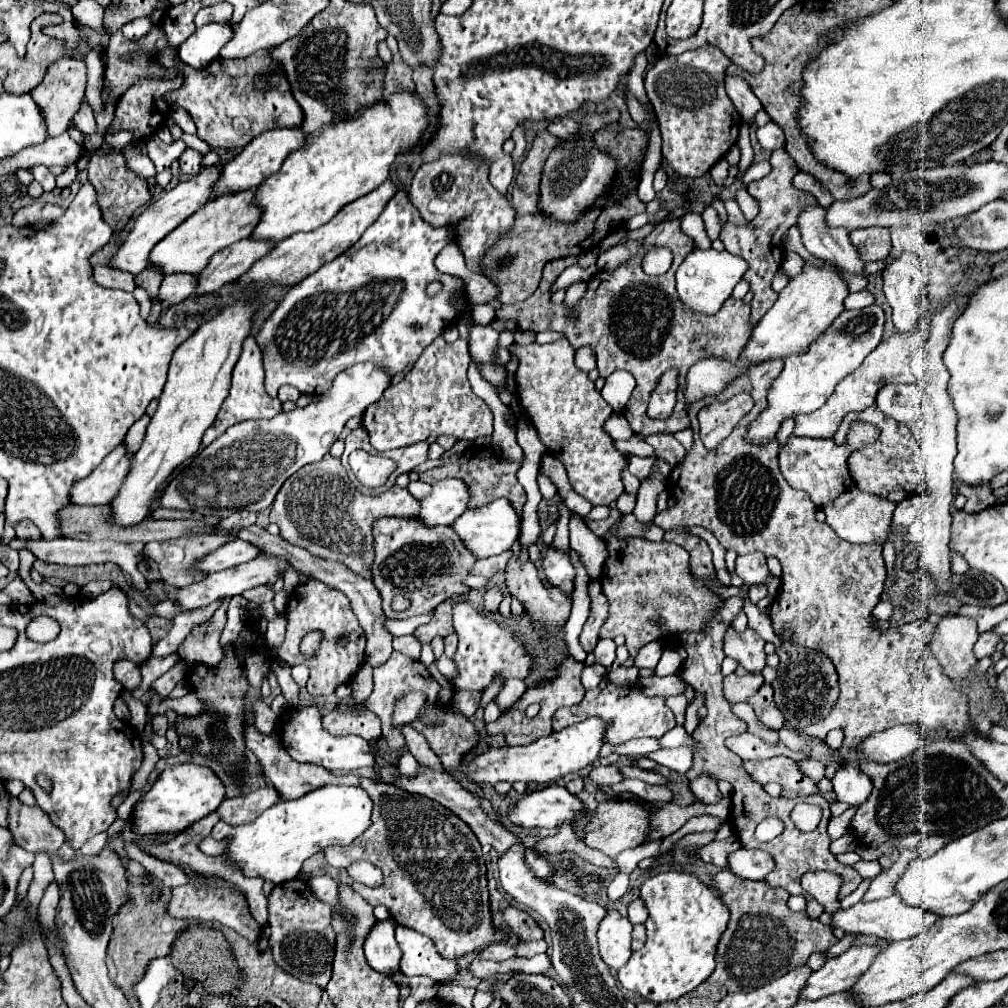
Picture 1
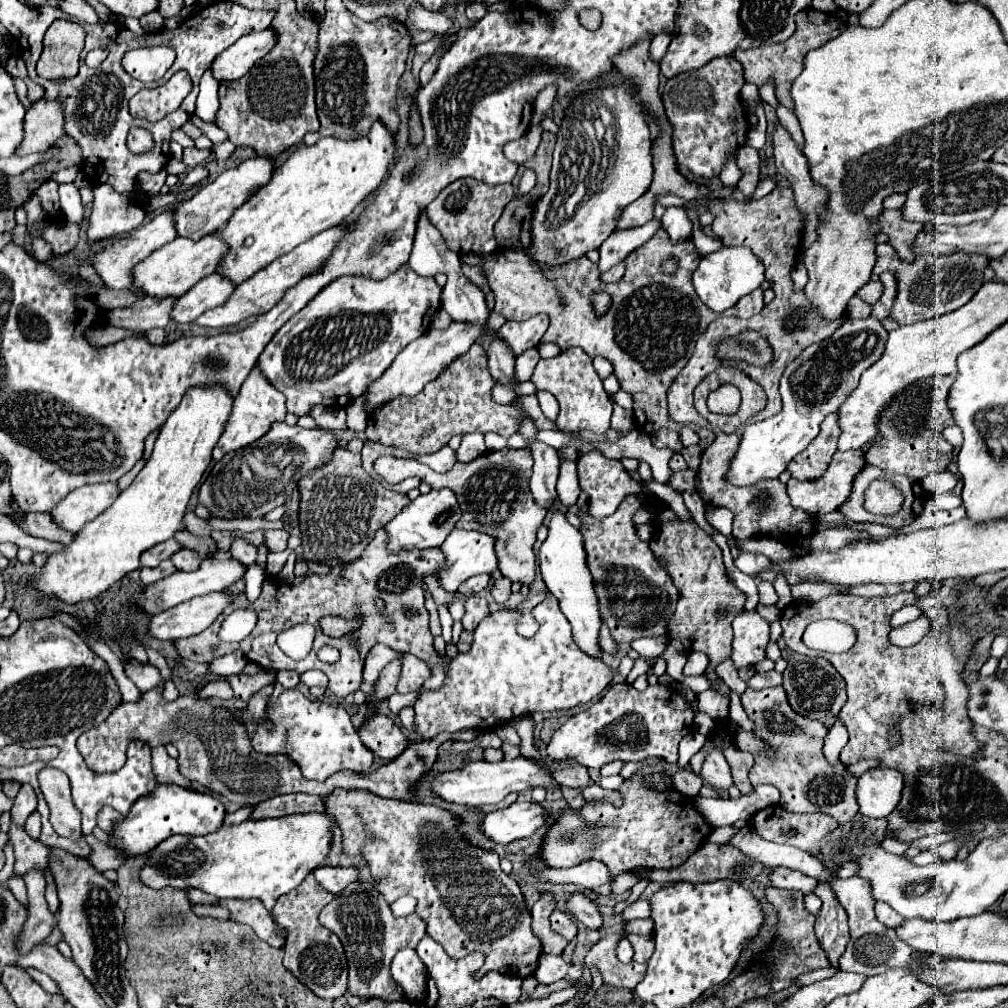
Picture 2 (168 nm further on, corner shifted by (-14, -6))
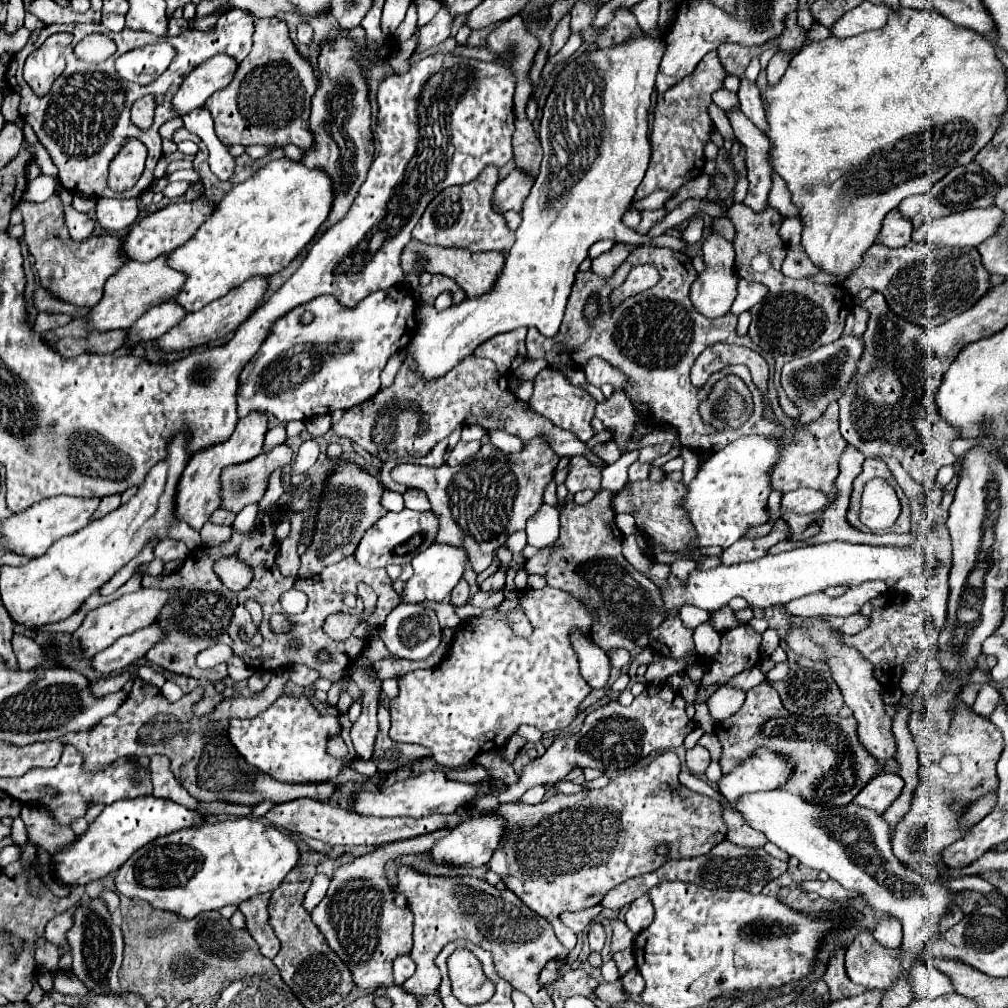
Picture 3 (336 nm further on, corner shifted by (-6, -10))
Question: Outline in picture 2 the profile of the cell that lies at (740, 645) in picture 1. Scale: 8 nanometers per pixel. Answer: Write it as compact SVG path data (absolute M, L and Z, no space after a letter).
M742 611L734 619L734 647L732 647L732 659L738 667L754 667L760 663L766 653L768 643L768 621L756 615L756 611Z

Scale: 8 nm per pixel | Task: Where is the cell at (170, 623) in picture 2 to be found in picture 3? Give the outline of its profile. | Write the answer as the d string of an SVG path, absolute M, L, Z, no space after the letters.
M152 623L146 629L138 629L130 635L122 635L120 639L116 639L106 651L100 651L94 657L92 665L100 673L120 671L126 665L144 657L158 641L162 641L162 637L166 637L166 631L162 629L162 625Z

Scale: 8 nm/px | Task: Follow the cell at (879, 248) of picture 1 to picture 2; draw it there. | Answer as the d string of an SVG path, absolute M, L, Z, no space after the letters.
M878 243L876 255L878 261L874 265L874 273L880 275L884 271L890 271L898 281L898 295L894 299L892 317L900 325L910 325L916 321L946 315L966 305L974 297L974 293L982 287L984 267L988 265L986 255L954 251L948 255L926 255L926 267L916 267L916 263L902 261L890 243Z

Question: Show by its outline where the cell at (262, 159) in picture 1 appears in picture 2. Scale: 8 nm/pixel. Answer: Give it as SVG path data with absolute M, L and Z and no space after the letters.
M266 157L246 159L238 167L224 171L216 181L206 183L192 199L176 205L174 227L178 231L178 237L188 237L192 241L200 241L204 235L218 231L232 217L234 209L238 205L242 205L242 201L246 201L246 197L250 197L250 193L254 193L254 189L258 189L260 185L266 185L266 181L270 177L270 169L274 169L274 161L266 161Z

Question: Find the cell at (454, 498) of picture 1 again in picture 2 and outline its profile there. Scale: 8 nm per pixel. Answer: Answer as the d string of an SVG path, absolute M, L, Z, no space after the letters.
M450 489L430 491L428 495L418 495L396 517L392 517L384 525L384 531L388 535L386 549L390 553L402 553L402 551L410 551L412 547L414 549L438 547L448 537L448 533L454 529L458 517L460 517L458 501L456 501L456 497L454 497L454 493Z

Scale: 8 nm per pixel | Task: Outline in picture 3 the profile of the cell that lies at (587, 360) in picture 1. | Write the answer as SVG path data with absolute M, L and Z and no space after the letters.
M592 357L592 359L584 365L582 371L584 371L588 383L594 385L594 387L602 387L604 383L610 383L610 385L614 385L614 387L626 385L626 377L624 377L618 369L614 369L614 367L612 367L606 359L602 359L602 357Z

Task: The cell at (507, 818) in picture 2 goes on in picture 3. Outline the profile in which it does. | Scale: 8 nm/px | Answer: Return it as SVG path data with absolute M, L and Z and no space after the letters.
M494 813L464 821L432 847L432 857L438 863L478 867L490 861L502 837L502 819Z

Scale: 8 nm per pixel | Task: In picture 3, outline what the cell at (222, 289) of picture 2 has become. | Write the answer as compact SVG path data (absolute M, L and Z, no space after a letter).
M168 301L158 307L152 307L128 329L130 339L126 345L138 345L144 341L158 339L174 325L178 325L178 321L182 321L184 317L186 317L186 311L176 301Z

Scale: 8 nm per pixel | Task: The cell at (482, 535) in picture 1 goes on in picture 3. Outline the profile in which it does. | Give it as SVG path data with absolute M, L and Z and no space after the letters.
M440 543L430 545L426 551L418 553L412 559L414 575L406 583L402 601L404 603L418 603L418 601L426 601L426 599L430 599L430 601L444 601L444 597L450 595L450 591L454 589L454 585L464 575L466 563L468 563L466 549L456 547L456 545L440 545Z

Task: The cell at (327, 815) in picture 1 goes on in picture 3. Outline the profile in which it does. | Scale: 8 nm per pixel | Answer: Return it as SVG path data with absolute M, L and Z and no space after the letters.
M238 817L226 819L218 823L204 823L198 829L182 829L138 849L118 871L114 877L116 889L124 897L148 901L156 909L166 909L182 915L184 919L192 919L202 911L216 911L224 905L240 905L242 901L260 895L272 893L282 885L286 875L300 861L300 849L296 841L286 833L272 825L264 825L258 819Z

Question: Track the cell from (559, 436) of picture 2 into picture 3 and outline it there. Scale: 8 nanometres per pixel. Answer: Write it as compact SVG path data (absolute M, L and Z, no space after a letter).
M492 431L490 441L494 447L498 447L504 453L520 453L524 449L524 441L520 437L506 433L506 431Z

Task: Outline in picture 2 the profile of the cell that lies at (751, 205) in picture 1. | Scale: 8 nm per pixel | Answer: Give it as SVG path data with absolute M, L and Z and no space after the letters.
M764 179L764 181L760 181L760 183L758 183L758 189L756 189L756 193L754 193L754 197L756 197L756 199L766 197L768 193L772 193L772 191L776 189L776 185L778 185L776 179Z

